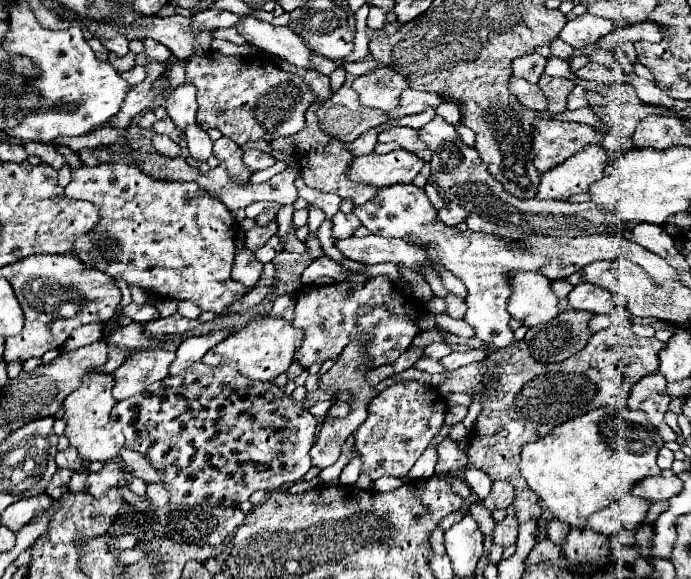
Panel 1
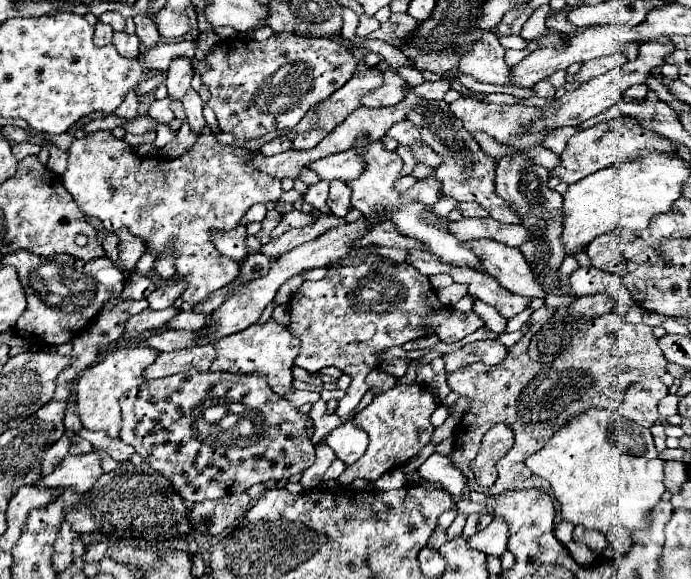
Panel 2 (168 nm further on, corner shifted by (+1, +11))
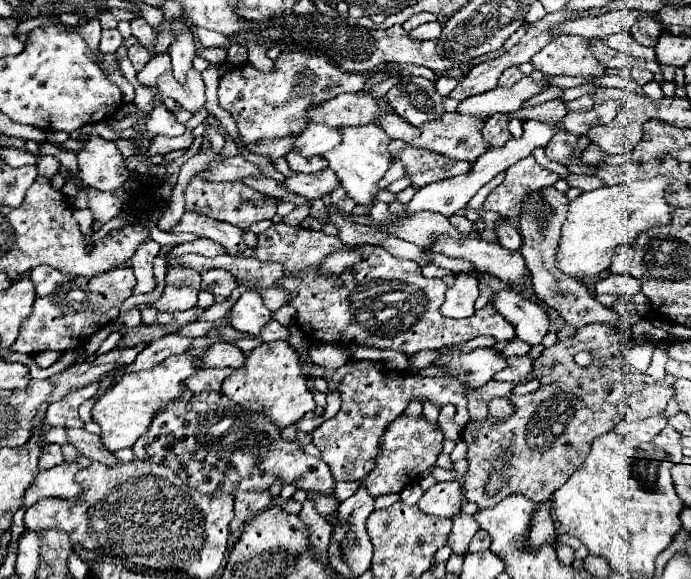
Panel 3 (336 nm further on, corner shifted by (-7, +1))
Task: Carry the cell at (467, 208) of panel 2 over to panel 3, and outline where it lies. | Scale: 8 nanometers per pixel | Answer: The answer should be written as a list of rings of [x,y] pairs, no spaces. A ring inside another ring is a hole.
[[[509,220],[497,224],[495,232],[499,236],[499,244],[501,246],[505,246],[507,250],[519,250],[519,246],[521,246],[521,234],[519,234],[519,230]]]

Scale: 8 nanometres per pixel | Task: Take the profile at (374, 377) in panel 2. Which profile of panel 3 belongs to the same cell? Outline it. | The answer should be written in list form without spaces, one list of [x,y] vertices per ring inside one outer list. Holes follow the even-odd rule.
[[[369,368],[369,370],[349,370],[345,374],[345,378],[339,384],[339,394],[341,394],[341,410],[337,412],[337,416],[333,420],[323,422],[315,432],[313,432],[313,444],[321,450],[321,458],[323,462],[331,468],[331,474],[335,480],[363,480],[373,468],[375,468],[375,458],[379,454],[379,440],[383,436],[383,432],[387,430],[387,426],[399,418],[407,404],[411,400],[429,400],[431,404],[437,406],[437,410],[441,410],[445,404],[453,404],[457,408],[455,412],[455,424],[457,426],[467,426],[469,422],[469,414],[467,414],[467,398],[465,398],[465,390],[463,386],[459,386],[461,382],[455,378],[425,378],[425,376],[413,376],[409,372],[399,372],[399,370],[389,370],[389,368]]]

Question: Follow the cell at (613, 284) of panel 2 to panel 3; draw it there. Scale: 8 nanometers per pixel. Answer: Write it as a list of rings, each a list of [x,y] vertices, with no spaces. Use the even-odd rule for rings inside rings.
[[[629,274],[609,276],[595,284],[595,294],[617,294],[617,296],[631,300],[633,294],[637,294],[637,292],[639,292],[639,282],[637,282],[637,278],[631,278]]]

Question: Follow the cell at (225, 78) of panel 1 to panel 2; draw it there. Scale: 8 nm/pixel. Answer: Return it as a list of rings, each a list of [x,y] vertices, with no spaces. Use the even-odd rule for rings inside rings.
[[[275,34],[263,42],[255,40],[225,40],[217,44],[213,52],[205,56],[205,60],[191,60],[195,72],[201,74],[201,82],[209,88],[211,98],[209,106],[215,110],[217,124],[221,132],[233,132],[235,138],[247,140],[257,138],[273,130],[293,128],[303,112],[329,98],[335,90],[339,90],[355,72],[357,60],[355,56],[337,40],[327,38],[309,38],[309,36],[293,36],[293,34]]]

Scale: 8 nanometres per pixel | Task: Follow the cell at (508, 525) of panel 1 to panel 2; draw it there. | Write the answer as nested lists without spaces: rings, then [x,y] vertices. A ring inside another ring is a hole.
[[[493,518],[493,522],[469,538],[469,546],[485,552],[487,556],[501,556],[507,550],[507,522],[503,518]]]

